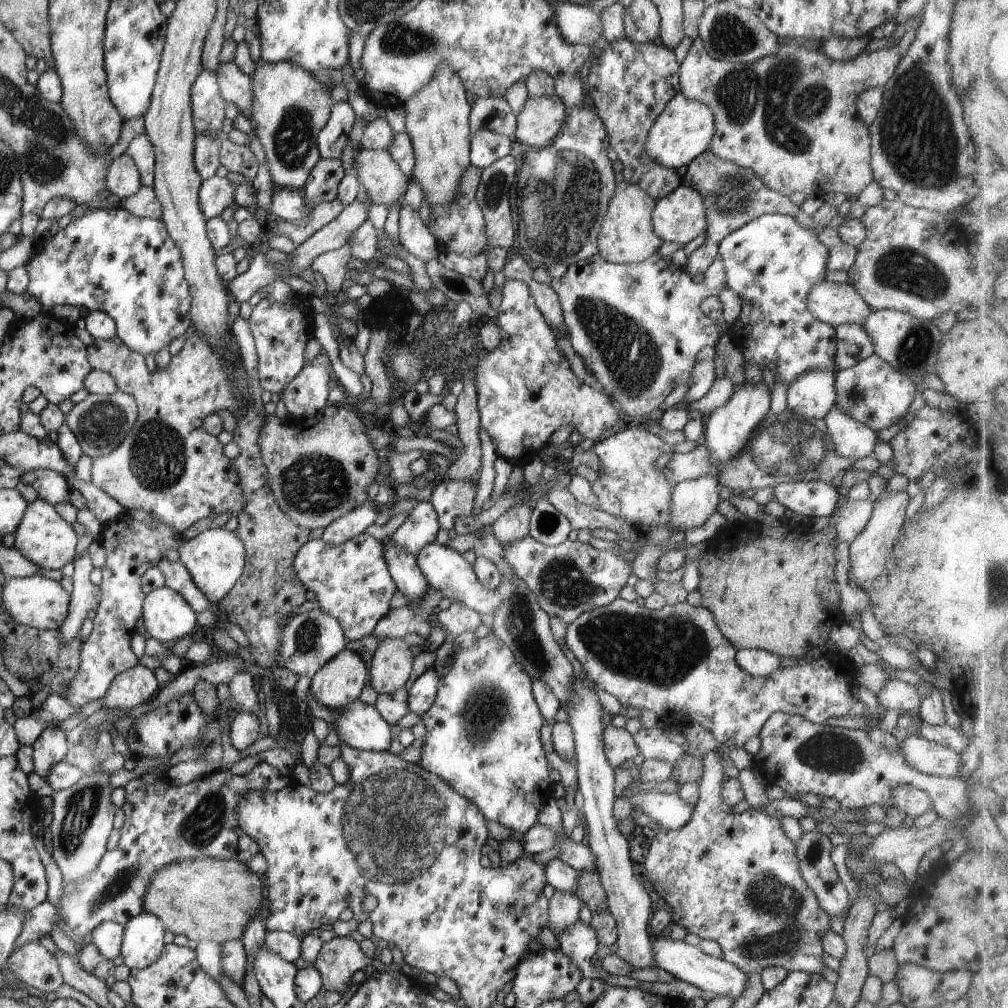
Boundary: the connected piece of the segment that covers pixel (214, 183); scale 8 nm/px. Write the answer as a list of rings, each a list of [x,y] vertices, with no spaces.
[[[214,175],[203,180],[199,188],[199,205],[205,220],[217,217],[235,201],[236,185],[226,177]]]

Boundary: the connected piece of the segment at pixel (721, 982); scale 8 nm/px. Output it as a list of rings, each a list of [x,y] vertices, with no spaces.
[[[652,937],[653,955],[655,966],[664,969],[678,980],[694,984],[700,990],[711,991],[713,995],[731,996],[738,998],[746,986],[748,975],[736,965],[726,959],[717,959],[704,954],[698,945],[689,945],[685,941],[672,938]]]

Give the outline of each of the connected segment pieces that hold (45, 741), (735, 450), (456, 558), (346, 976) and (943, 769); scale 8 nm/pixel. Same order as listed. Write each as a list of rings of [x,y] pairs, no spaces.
[[[58,724],[48,725],[36,739],[36,742],[31,744],[33,748],[33,772],[45,778],[52,772],[55,764],[62,762],[67,751],[70,750],[64,732],[65,730]]]
[[[762,380],[757,384],[745,382],[737,386],[721,407],[713,410],[704,420],[704,438],[712,458],[726,466],[729,460],[744,450],[747,440],[763,423],[770,420],[771,388]]]
[[[437,541],[427,544],[415,554],[418,566],[431,588],[440,591],[442,596],[451,598],[452,602],[458,601],[475,610],[478,614],[486,614],[500,606],[502,597],[497,589],[488,589],[480,584],[473,566],[470,565],[459,552],[448,545],[441,545]]]
[[[334,937],[323,943],[314,966],[321,974],[326,990],[344,992],[350,986],[350,978],[356,970],[370,964],[378,964],[362,952],[352,937]]]
[[[909,734],[899,743],[899,749],[912,768],[927,775],[956,777],[960,770],[960,755],[948,747]]]

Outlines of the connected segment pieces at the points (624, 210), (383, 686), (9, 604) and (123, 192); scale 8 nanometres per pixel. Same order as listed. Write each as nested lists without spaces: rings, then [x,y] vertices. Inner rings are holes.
[[[622,181],[617,184],[613,197],[608,203],[608,208],[598,233],[597,253],[608,262],[620,264],[639,263],[646,260],[649,256],[656,254],[663,240],[656,236],[652,226],[651,214],[655,206],[656,201],[651,196],[648,196],[648,193],[637,184],[632,184],[628,181]]]
[[[403,637],[380,640],[370,664],[370,686],[379,695],[404,687],[412,672],[415,654]]]
[[[40,575],[10,577],[5,582],[2,596],[5,609],[14,617],[14,620],[35,629],[58,631],[68,618],[68,608],[71,608],[70,594],[58,582],[40,578]]]
[[[126,152],[110,162],[106,176],[107,190],[120,200],[126,200],[142,187],[141,174],[133,160]]]

